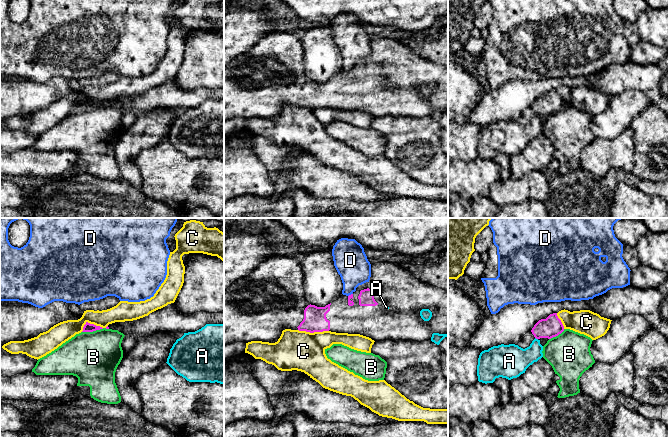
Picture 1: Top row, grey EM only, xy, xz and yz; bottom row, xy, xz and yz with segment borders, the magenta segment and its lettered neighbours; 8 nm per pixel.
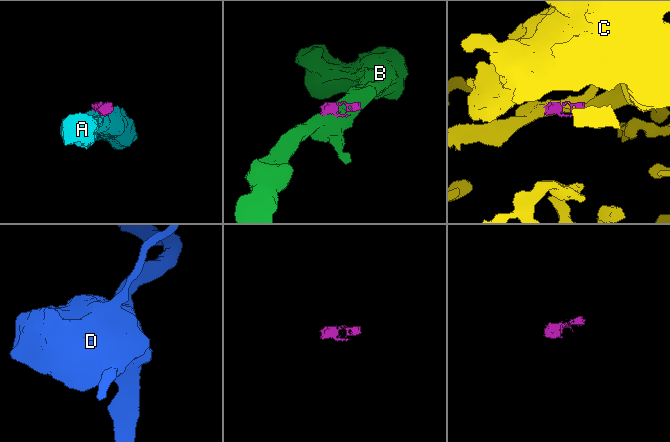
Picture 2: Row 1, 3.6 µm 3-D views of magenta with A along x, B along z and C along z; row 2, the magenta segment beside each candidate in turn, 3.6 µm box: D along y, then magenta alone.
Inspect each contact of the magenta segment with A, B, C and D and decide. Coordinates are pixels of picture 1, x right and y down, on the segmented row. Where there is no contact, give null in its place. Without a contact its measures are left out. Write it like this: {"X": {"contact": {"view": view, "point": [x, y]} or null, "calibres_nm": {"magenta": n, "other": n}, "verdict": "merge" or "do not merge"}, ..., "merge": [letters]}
{"A": {"contact": {"view": "yz", "point": [536, 338]}, "calibres_nm": {"magenta": 160, "other": 240}, "verdict": "do not merge"}, "B": {"contact": {"view": "xy", "point": [92, 331]}, "calibres_nm": {"magenta": 70, "other": 420}, "verdict": "do not merge"}, "C": {"contact": {"view": "xz", "point": [313, 332]}, "calibres_nm": {"magenta": 180, "other": 320}, "verdict": "do not merge"}, "D": {"contact": {"view": "xz", "point": [351, 294]}, "calibres_nm": {"magenta": 50, "other": 260}, "verdict": "do not merge"}, "merge": []}

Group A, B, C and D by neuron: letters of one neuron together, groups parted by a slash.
A / B / C / D

